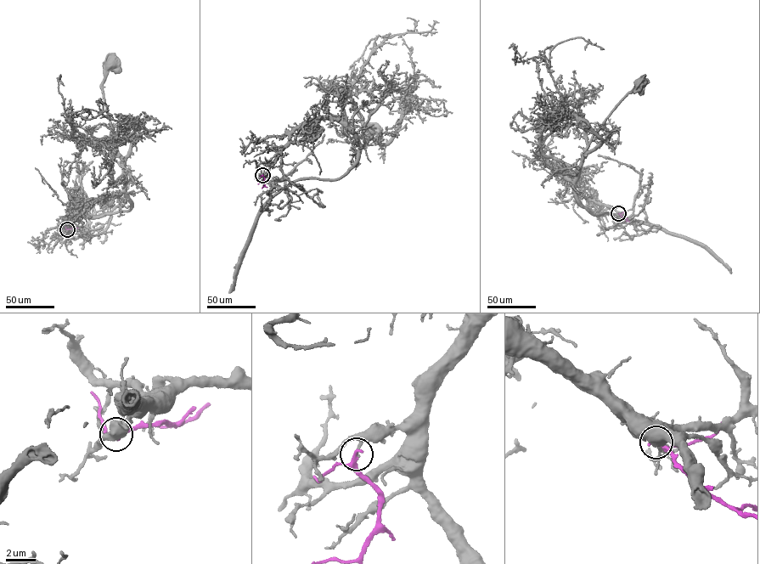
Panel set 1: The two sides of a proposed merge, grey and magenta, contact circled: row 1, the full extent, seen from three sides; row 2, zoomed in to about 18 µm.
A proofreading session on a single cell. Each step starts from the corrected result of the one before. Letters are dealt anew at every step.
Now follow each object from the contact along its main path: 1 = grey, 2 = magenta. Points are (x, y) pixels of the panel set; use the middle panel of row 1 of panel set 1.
1: (262, 175), (299, 126), (323, 118), (329, 119)
2: (262, 175), (264, 184), (261, 188)

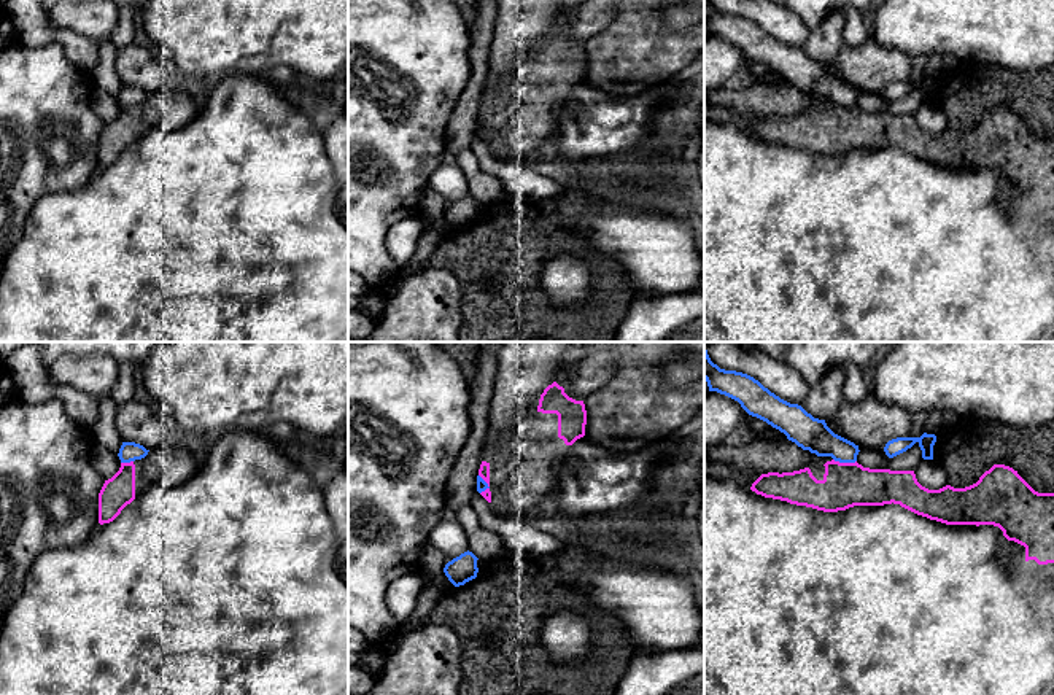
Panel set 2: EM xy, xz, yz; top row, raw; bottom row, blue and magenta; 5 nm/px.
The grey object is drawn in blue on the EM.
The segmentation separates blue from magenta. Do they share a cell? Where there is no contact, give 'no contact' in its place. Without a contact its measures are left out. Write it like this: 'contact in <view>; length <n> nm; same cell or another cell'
contact in yz; length 120 nm; another cell

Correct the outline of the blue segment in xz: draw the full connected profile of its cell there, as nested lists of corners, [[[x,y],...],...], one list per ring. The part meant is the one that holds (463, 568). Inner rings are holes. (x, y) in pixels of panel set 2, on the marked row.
[[[467,550],[448,561],[444,568],[444,573],[455,587],[464,585],[477,577],[477,560],[479,558]]]

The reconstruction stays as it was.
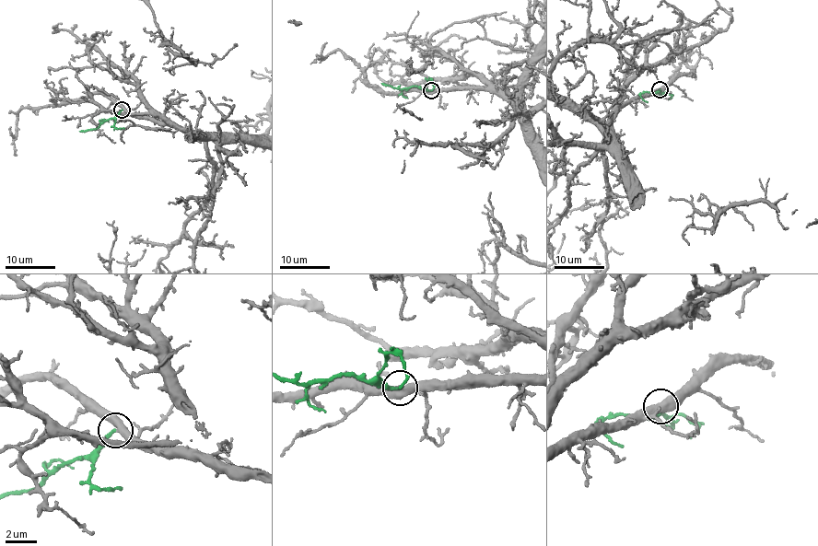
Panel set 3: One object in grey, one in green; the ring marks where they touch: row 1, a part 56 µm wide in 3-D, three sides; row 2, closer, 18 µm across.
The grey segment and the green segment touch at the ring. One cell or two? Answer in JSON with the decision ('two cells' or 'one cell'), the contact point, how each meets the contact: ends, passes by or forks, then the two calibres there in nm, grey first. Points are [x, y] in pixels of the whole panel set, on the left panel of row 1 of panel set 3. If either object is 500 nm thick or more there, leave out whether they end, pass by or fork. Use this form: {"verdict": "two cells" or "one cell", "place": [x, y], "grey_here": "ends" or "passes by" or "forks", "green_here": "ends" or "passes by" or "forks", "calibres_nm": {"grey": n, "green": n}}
{"verdict": "one cell", "place": [122, 110], "grey_here": "passes by", "green_here": "ends", "calibres_nm": {"grey": 480, "green": 220}}

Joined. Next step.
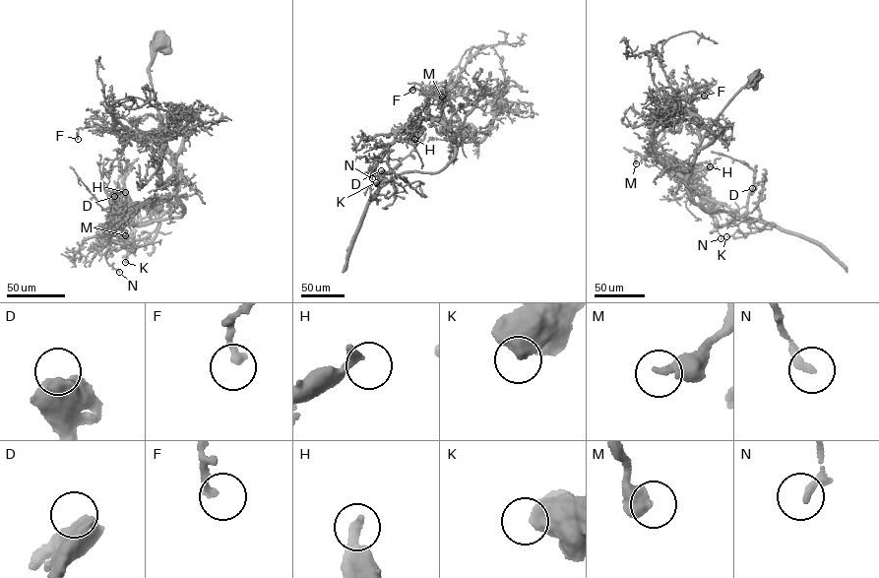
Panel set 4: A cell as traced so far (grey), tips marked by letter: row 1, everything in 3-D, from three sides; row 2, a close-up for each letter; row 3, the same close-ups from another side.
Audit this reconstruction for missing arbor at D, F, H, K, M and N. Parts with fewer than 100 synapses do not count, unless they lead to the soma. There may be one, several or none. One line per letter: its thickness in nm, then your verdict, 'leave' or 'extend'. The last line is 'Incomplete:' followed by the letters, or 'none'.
D: 900 nm thick; leave
F: 240 nm thick; leave
H: 320 nm thick; leave
K: 650 nm thick; leave
M: 320 nm thick; leave
N: 240 nm thick; leave
Incomplete: none

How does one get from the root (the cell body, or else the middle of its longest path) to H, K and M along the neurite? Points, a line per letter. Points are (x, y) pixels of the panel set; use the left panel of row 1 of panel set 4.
H: (128, 207), (116, 216), (124, 207), (125, 192)
K: (128, 207), (173, 196), (184, 213), (145, 224), (132, 224), (130, 221), (134, 241), (128, 249), (125, 262)
M: (128, 207), (144, 205), (134, 210), (122, 224), (125, 235)

